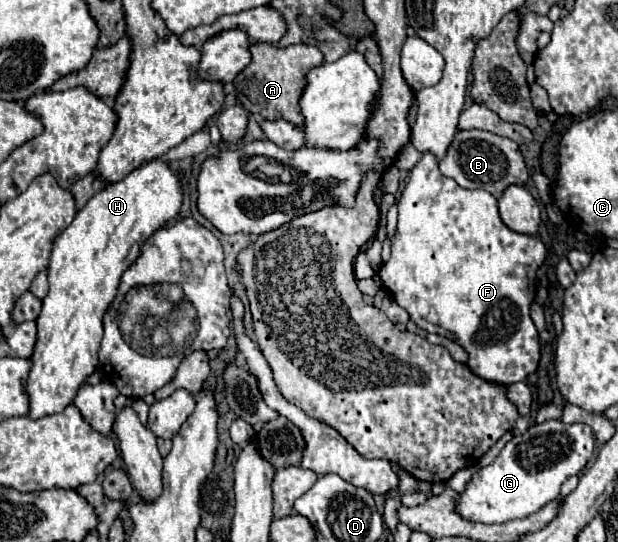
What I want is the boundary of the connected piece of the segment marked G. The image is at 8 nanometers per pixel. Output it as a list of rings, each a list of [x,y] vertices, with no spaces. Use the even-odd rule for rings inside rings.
[[[562,420],[534,424],[524,434],[514,436],[490,466],[480,468],[472,476],[460,494],[456,510],[466,520],[484,524],[526,518],[526,514],[538,512],[560,496],[560,486],[586,466],[594,446],[596,438],[588,424],[564,424]]]

